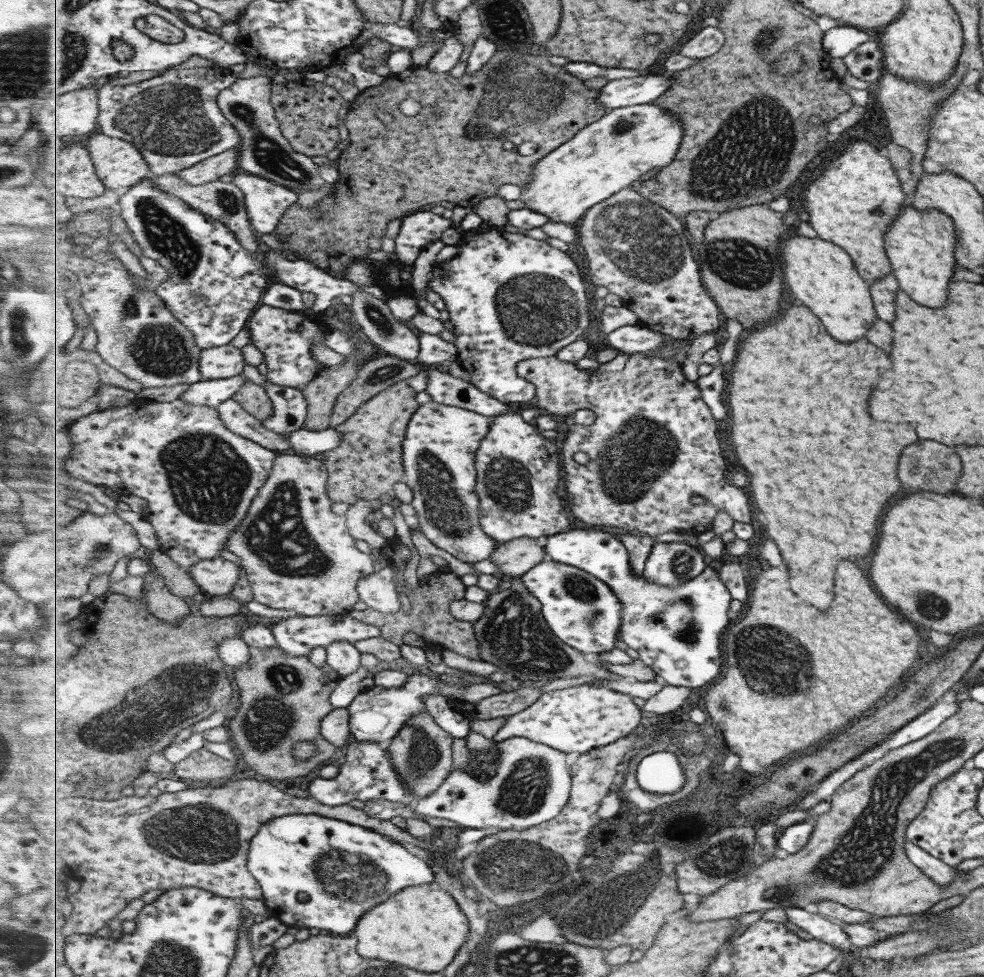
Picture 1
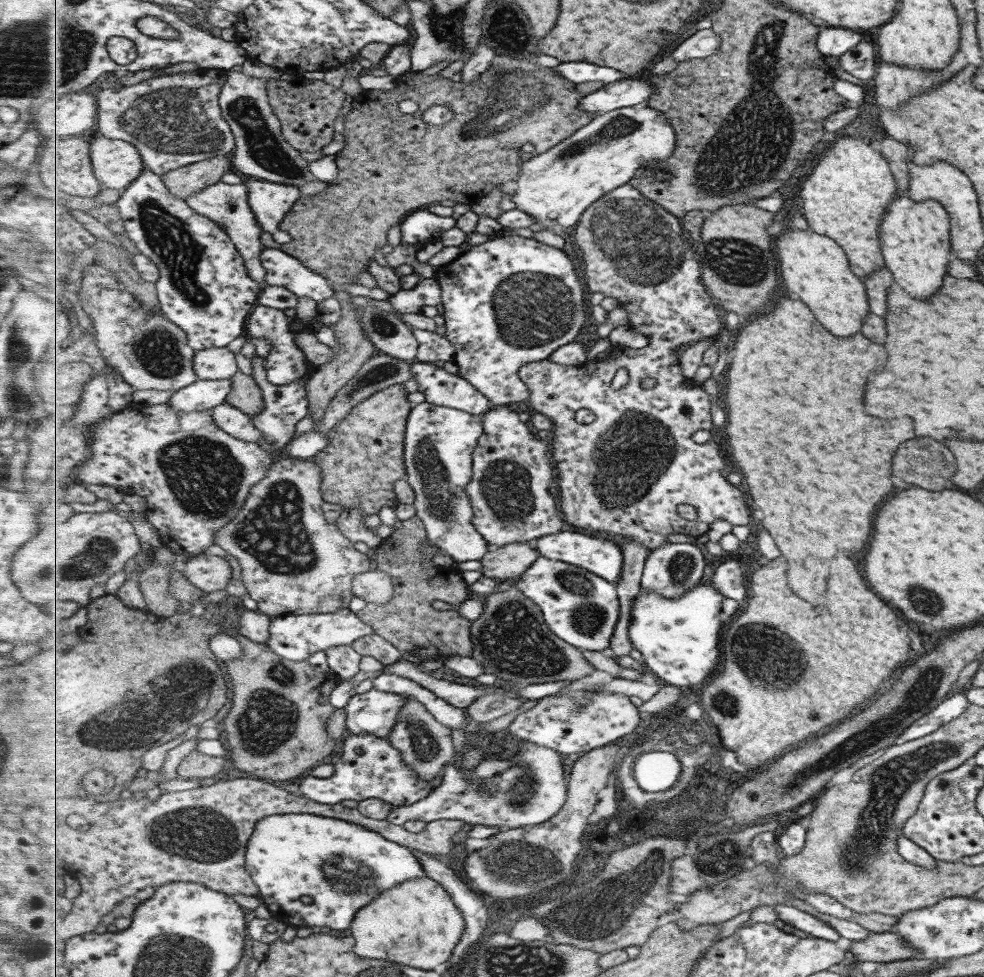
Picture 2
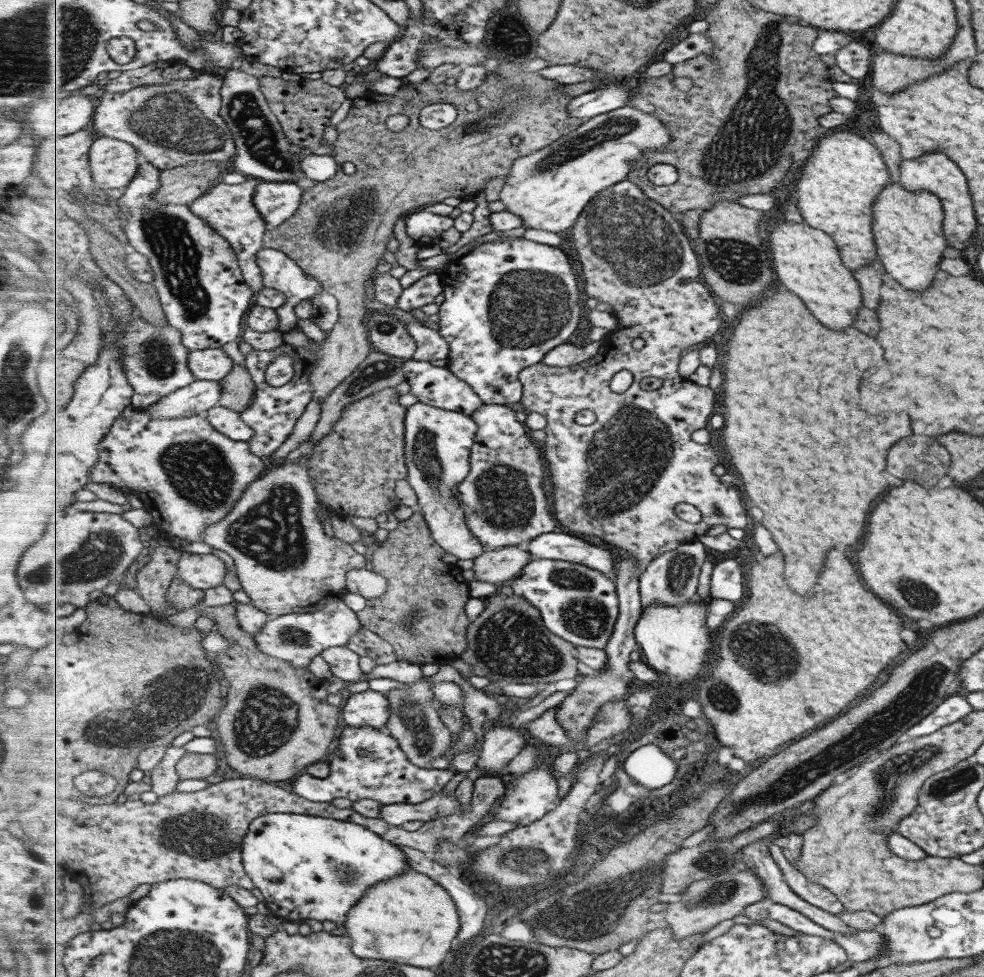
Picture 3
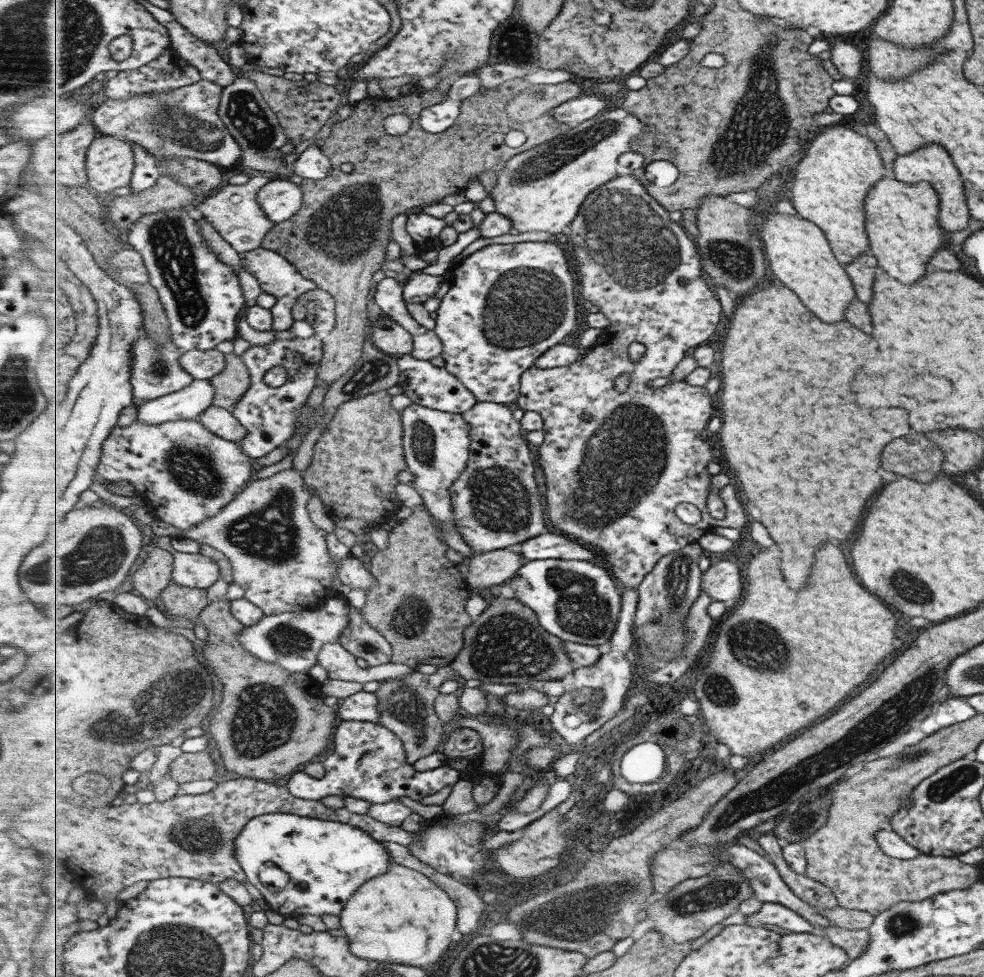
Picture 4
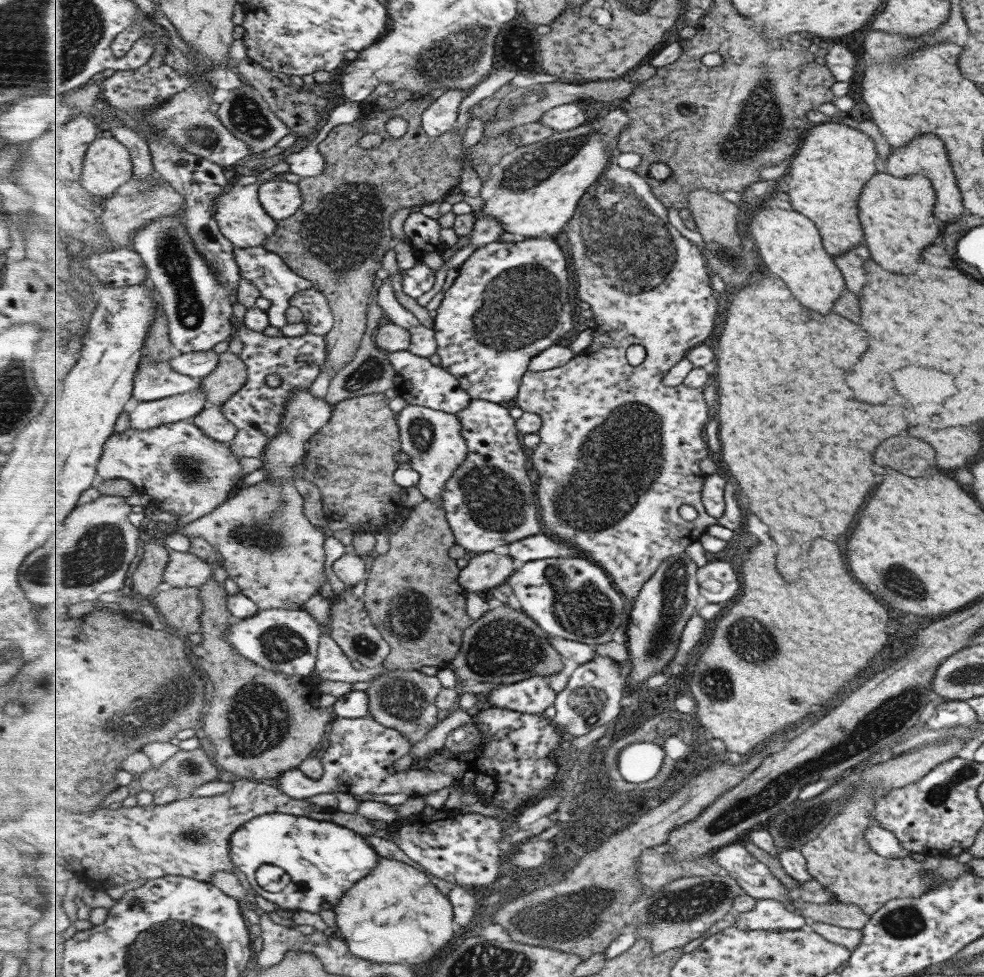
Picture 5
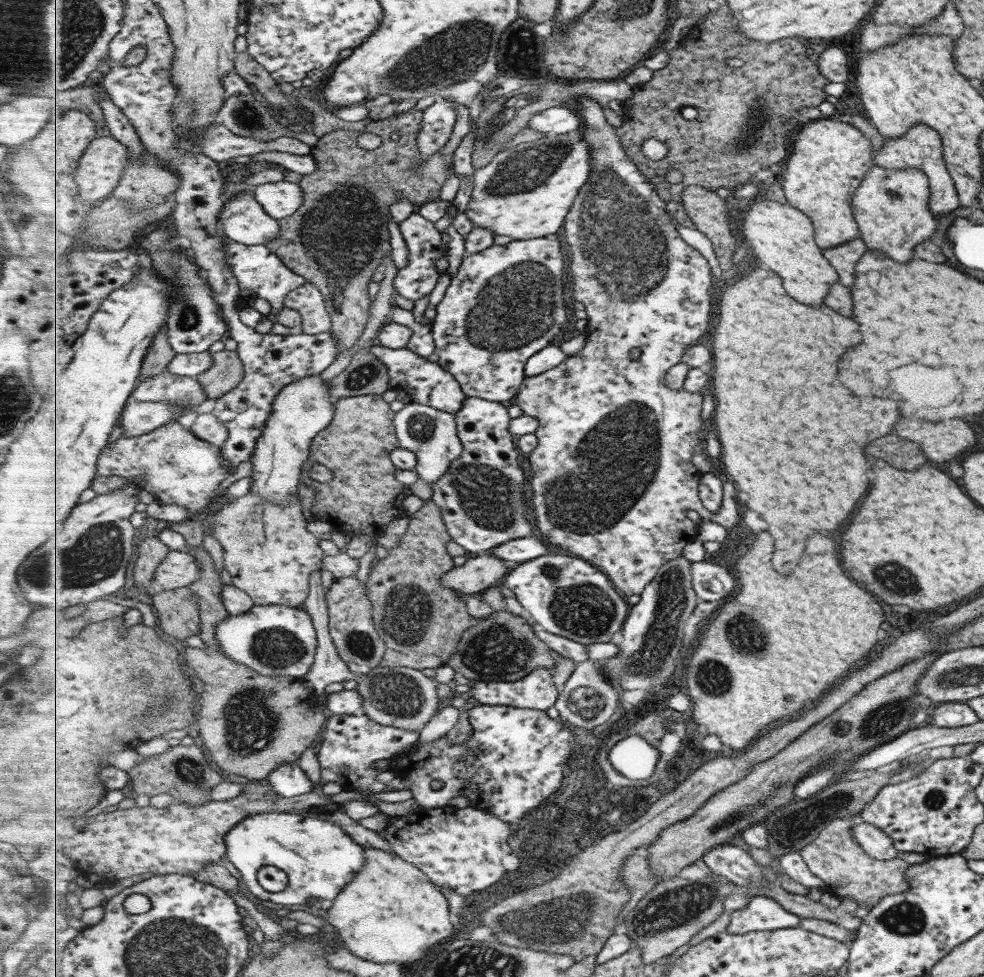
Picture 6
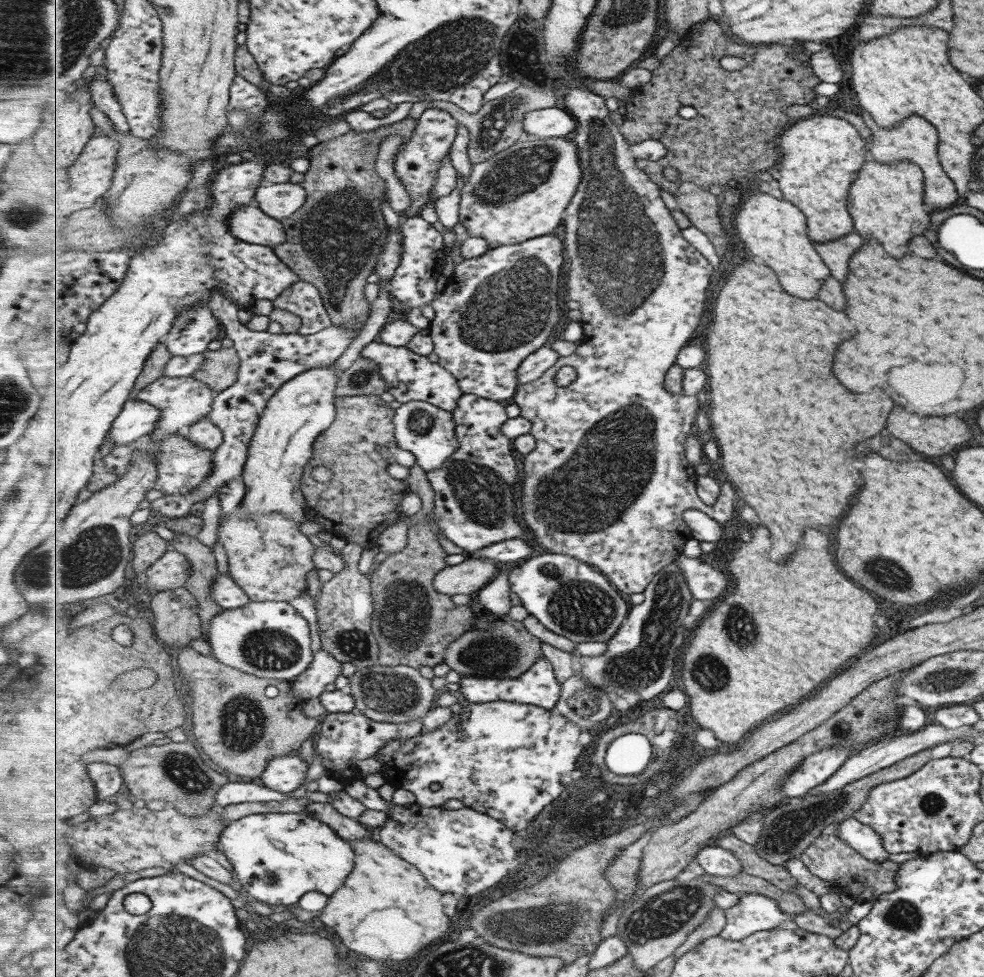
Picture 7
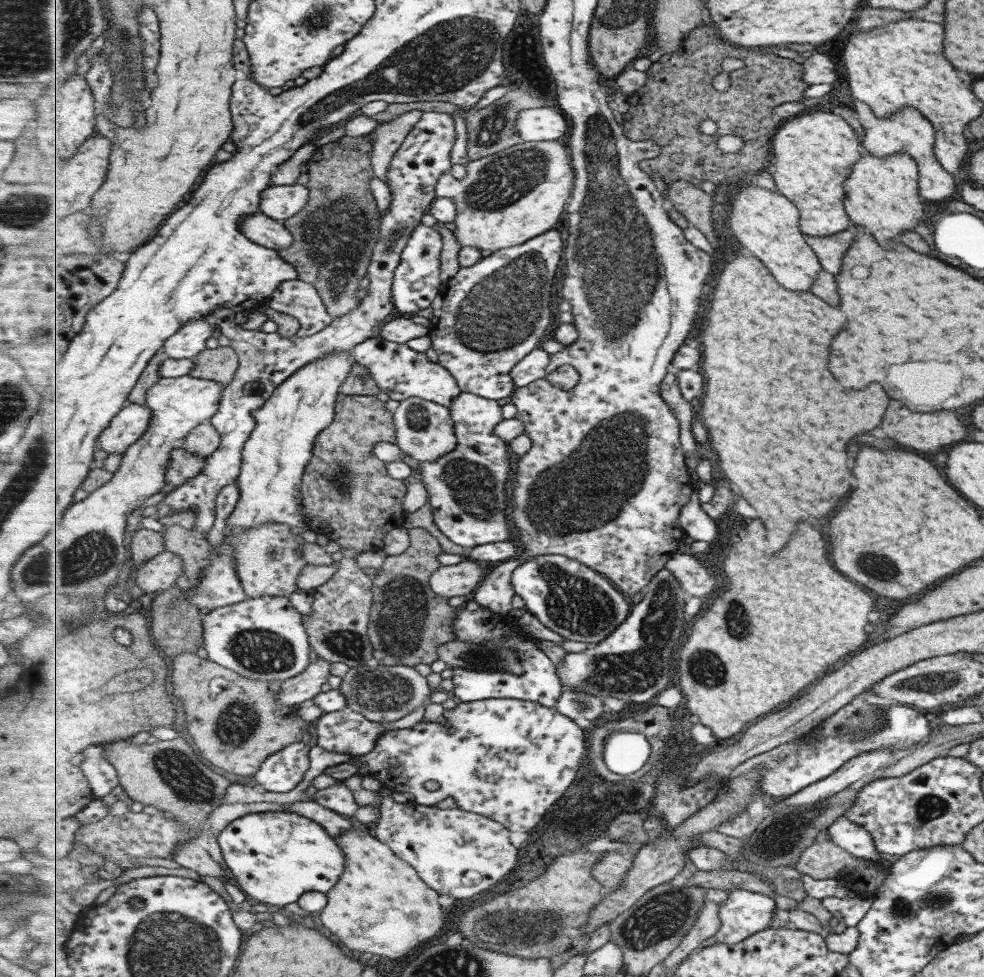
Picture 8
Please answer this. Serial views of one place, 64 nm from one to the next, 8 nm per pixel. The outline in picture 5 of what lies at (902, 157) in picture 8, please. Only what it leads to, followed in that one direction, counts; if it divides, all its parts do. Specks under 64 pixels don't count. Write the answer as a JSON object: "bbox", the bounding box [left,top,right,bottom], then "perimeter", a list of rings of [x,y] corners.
{"bbox":[861,168,941,276],"perimeter":[[[881,168],[864,184],[861,194],[861,224],[865,224],[865,240],[869,254],[887,272],[909,276],[917,268],[923,248],[933,245],[941,229],[940,220],[933,216],[935,193],[930,180],[913,174],[905,178],[891,176]]]}

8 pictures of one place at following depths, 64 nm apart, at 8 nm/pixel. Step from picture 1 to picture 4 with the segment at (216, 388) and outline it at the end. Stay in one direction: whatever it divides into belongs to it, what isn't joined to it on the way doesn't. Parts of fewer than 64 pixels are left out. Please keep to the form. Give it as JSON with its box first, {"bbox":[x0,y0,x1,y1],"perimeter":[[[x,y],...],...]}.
{"bbox":[137,379,215,424],"perimeter":[[[194,379],[193,384],[137,406],[137,417],[147,424],[197,419],[214,406],[215,385]]]}

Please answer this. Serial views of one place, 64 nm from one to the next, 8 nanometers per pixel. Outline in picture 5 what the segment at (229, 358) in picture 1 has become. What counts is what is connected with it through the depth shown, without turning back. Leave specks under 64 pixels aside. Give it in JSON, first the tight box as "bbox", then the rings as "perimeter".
{"bbox":[171,351,219,379],"perimeter":[[[193,351],[190,353],[178,353],[171,360],[173,368],[181,374],[203,379],[215,372],[219,366],[219,354],[214,351]]]}

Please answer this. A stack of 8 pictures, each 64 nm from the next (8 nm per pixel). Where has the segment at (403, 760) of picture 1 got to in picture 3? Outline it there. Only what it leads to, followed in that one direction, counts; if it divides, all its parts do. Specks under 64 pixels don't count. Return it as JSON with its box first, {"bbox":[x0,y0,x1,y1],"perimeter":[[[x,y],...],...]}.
{"bbox":[385,665,507,770],"perimeter":[[[451,665],[441,666],[437,673],[427,676],[425,682],[406,683],[405,688],[391,689],[385,692],[385,695],[391,701],[391,718],[389,718],[387,724],[387,732],[399,742],[400,748],[413,765],[426,770],[436,769],[434,763],[445,756],[450,756],[451,748],[454,746],[452,730],[444,723],[442,715],[432,706],[435,697],[433,696],[433,690],[431,690],[431,683],[436,681],[455,682],[465,690],[467,698],[465,698],[465,704],[463,704],[459,714],[466,720],[468,725],[483,726],[485,722],[501,716],[507,710],[507,706],[503,706],[502,698],[496,699],[473,687],[466,680],[466,677],[457,672]]]}

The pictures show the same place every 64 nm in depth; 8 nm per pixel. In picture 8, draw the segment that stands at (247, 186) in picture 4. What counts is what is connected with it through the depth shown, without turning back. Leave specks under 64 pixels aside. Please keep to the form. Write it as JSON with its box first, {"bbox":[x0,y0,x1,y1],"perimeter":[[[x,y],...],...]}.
{"bbox":[241,210,295,251],"perimeter":[[[261,210],[247,215],[245,222],[241,223],[241,228],[244,229],[245,236],[249,240],[274,251],[291,247],[295,241],[295,236],[289,232],[287,225],[267,216]]]}

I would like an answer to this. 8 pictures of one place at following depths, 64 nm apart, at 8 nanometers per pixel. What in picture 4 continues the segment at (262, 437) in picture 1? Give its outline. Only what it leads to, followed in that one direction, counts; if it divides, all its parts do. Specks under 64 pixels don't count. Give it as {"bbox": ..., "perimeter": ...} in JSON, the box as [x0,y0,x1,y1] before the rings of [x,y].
{"bbox":[199,405,247,442],"perimeter":[[[214,405],[201,415],[199,420],[210,431],[216,432],[217,435],[225,437],[227,440],[238,442],[247,436],[247,428],[229,409]]]}

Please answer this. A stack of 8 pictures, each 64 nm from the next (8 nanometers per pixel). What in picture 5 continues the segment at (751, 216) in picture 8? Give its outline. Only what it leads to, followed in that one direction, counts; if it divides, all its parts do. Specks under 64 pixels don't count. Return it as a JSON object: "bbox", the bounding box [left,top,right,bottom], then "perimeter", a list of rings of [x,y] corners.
{"bbox":[747,203,845,316],"perimeter":[[[760,203],[759,210],[750,218],[747,234],[753,238],[765,267],[788,284],[801,304],[813,308],[821,316],[833,314],[833,300],[837,300],[845,290],[845,280],[831,254],[824,248],[814,220],[797,210],[788,211],[770,203]]]}

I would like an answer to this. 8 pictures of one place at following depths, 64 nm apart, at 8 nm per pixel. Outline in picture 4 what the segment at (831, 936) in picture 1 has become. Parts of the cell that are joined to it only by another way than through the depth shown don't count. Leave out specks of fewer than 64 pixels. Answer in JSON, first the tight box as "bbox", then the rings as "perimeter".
{"bbox":[745,902,825,937],"perimeter":[[[775,902],[763,903],[759,912],[747,916],[747,922],[745,922],[745,924],[753,925],[753,927],[760,927],[761,924],[765,923],[776,924],[787,930],[787,932],[809,932],[825,937],[825,931],[821,931],[811,921],[784,904],[777,904]]]}

